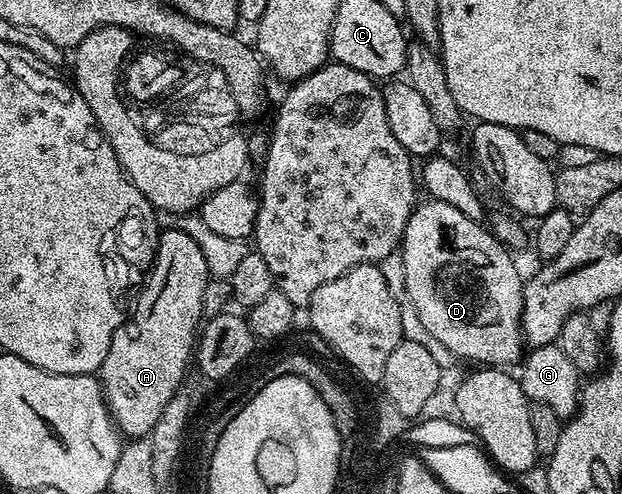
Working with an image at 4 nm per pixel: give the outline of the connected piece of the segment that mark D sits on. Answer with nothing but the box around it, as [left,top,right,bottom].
[402,199,526,367]

